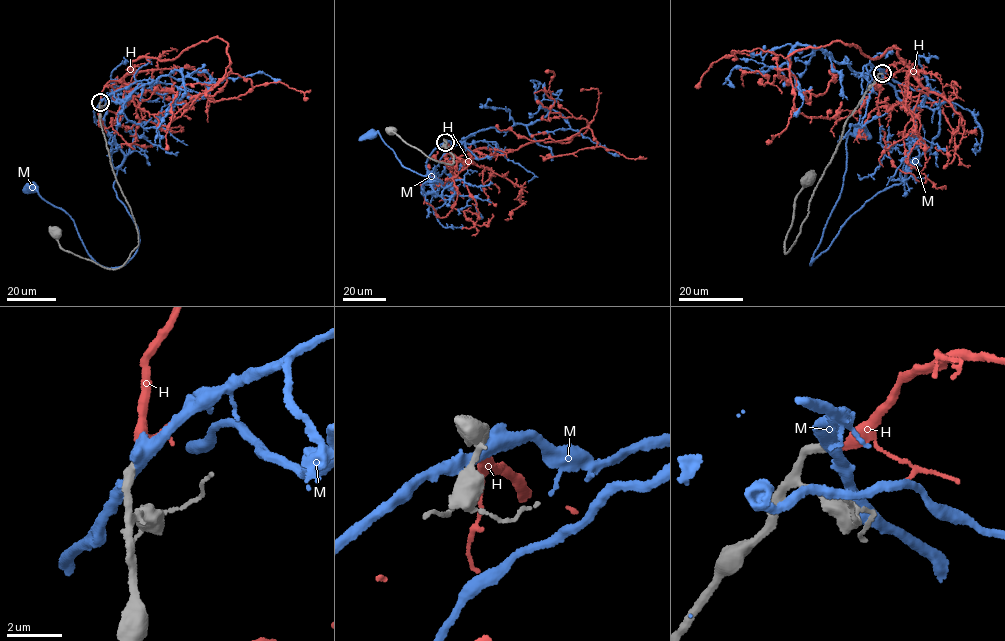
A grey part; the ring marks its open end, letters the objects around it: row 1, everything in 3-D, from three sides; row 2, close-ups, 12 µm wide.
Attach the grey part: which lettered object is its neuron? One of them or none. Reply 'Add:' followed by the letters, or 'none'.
Add: H

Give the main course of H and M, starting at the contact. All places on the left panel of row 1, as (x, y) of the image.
H: (100, 102), (133, 61), (171, 60), (223, 39), (230, 71), (214, 85), (179, 88), (165, 149)
M: (100, 102), (134, 255), (94, 261), (32, 186)

